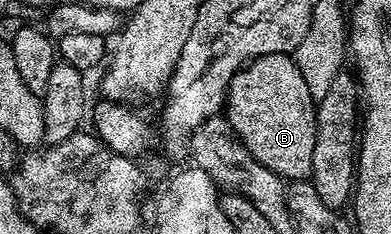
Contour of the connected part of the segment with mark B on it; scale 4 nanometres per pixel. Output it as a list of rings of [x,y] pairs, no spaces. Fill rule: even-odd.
[[[272,53],[257,57],[243,66],[231,79],[228,96],[224,102],[224,113],[235,135],[246,150],[268,167],[277,177],[287,182],[305,181],[312,171],[312,150],[316,148],[316,103],[300,67],[289,53]]]

